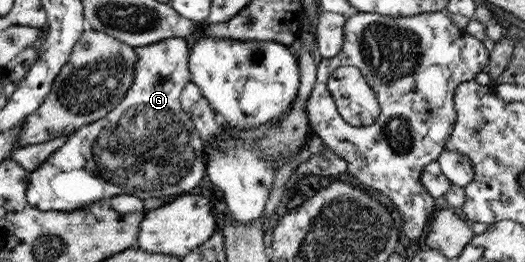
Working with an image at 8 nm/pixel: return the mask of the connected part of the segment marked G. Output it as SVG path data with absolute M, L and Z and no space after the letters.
M182 38L136 48L140 56L136 80L124 100L101 121L75 130L44 165L29 172L29 205L43 211L66 212L116 195L138 196L138 190L177 196L196 188L208 165L203 159L204 140L181 107L182 89L192 80L190 50Z

